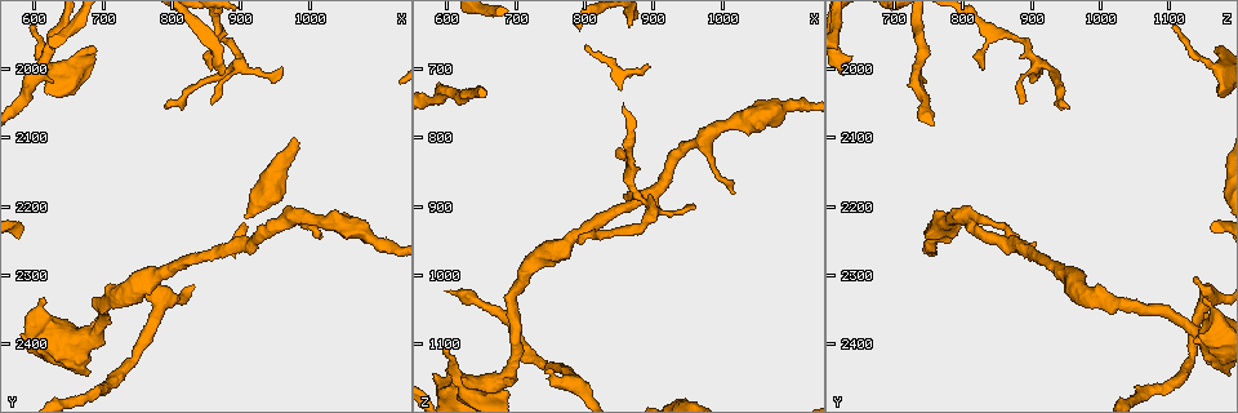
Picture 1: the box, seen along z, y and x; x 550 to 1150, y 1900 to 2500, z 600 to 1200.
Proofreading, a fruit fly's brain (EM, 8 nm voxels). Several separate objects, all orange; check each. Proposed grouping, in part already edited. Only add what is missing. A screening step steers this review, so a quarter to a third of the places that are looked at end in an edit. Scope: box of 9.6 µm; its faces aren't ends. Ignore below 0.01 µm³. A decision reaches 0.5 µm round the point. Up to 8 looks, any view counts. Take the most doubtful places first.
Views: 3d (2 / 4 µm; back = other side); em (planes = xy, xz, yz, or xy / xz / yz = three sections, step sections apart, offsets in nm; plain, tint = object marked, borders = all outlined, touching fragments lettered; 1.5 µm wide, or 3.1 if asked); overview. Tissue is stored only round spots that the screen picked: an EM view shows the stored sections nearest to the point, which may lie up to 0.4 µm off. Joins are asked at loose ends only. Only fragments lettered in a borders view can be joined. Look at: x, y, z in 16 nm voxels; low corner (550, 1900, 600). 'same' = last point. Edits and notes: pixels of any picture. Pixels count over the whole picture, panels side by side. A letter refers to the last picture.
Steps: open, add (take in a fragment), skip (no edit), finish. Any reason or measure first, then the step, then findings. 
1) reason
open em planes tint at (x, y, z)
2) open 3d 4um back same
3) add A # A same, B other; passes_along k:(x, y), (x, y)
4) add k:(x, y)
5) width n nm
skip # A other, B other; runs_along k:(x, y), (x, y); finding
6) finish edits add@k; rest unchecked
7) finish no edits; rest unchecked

thin end
open em xz step 4 borders at (745, 2305, 1135)

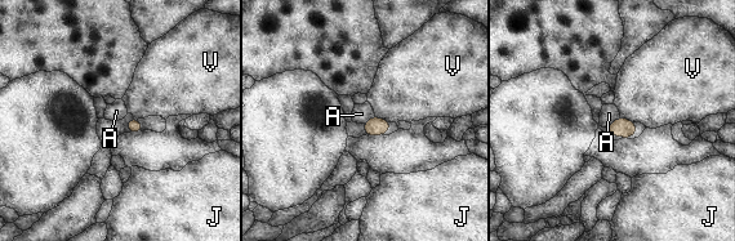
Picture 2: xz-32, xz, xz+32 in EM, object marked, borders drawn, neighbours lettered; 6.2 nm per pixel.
longest_contact A 110 nm
skip # A other, J other, V other; no lettered fragment goes on from it

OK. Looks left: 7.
thick end
open em planes tint at (610, 2335, 1150)

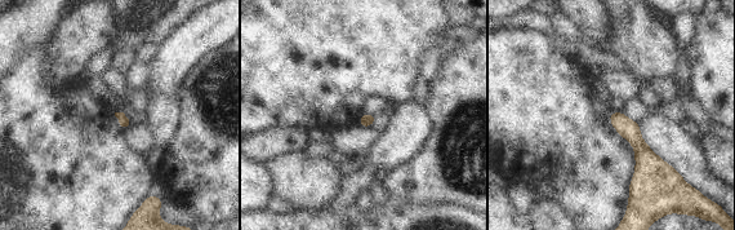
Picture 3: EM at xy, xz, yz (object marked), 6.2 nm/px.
what lies round it
open em planes borders same

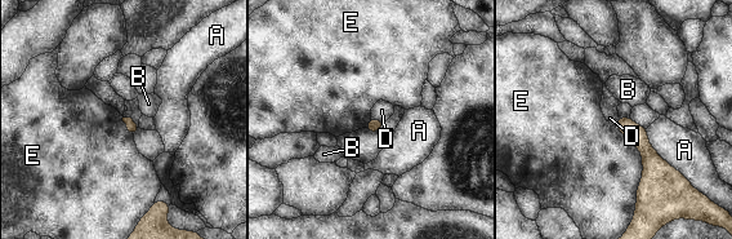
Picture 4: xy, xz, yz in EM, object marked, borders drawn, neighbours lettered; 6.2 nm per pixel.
skip # A other, B other, D other, E other; border 4:(615, 120), (641, 153), (635, 208); none of them fits

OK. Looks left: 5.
an open end
open em planes borders at (1015, 2245, 885)

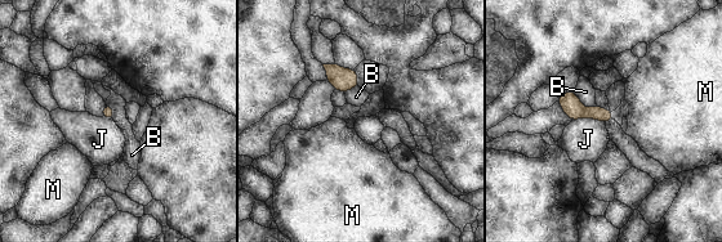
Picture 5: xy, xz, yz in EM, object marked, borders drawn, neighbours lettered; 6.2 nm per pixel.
longest_contact J 220 nm
skip # B other, J other, M other; border 5:(611, 111), (613, 119); no lettered fragment goes on from it

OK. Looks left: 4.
finish no edits; rest unchecked

